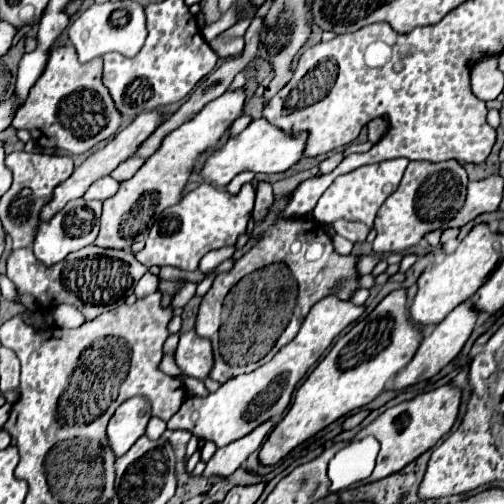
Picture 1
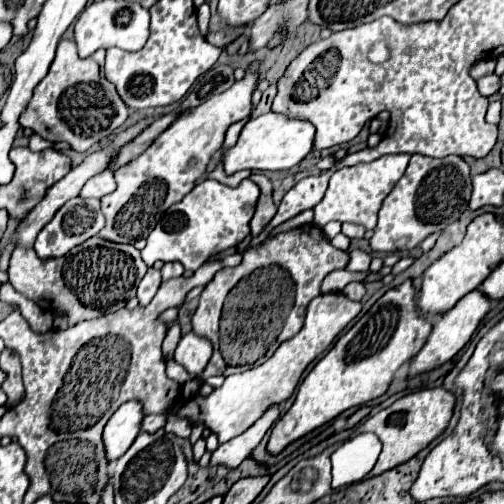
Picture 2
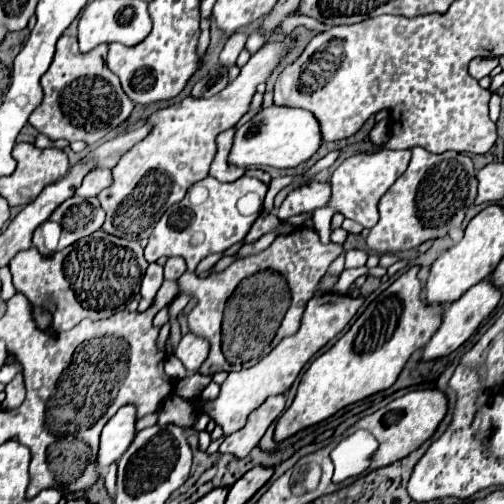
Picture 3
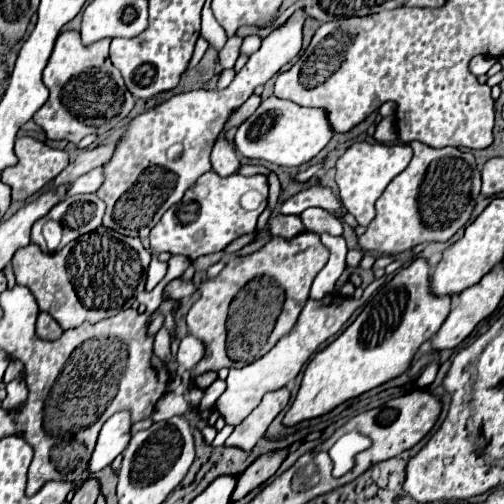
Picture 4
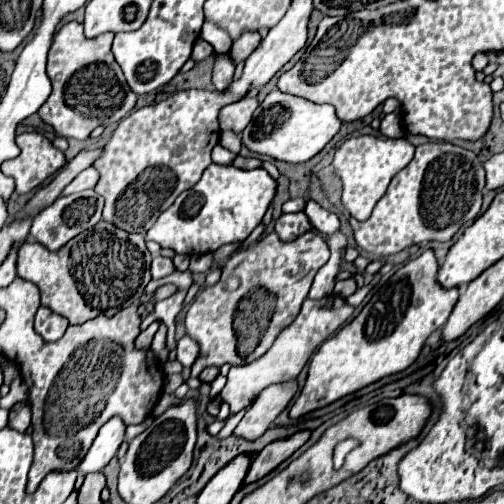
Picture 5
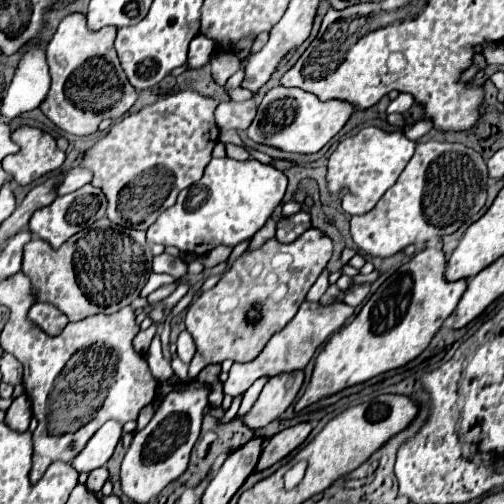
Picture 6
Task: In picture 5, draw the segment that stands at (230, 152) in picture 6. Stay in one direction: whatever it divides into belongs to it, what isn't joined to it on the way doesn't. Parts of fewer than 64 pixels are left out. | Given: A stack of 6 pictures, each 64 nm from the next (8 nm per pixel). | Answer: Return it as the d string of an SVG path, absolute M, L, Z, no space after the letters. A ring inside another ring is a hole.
M240 154L236 155L236 158L233 162L234 166L242 168L244 170L251 170L252 168L262 168L262 163L256 158L245 158Z

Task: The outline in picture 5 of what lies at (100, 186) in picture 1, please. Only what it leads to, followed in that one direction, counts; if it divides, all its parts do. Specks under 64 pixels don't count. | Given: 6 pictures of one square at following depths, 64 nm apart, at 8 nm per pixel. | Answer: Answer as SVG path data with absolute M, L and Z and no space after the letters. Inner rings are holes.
M86 168L86 170L82 170L82 172L64 188L62 194L74 194L74 192L80 192L80 190L84 190L84 188L94 188L96 180L98 180L96 170L94 170L94 168Z

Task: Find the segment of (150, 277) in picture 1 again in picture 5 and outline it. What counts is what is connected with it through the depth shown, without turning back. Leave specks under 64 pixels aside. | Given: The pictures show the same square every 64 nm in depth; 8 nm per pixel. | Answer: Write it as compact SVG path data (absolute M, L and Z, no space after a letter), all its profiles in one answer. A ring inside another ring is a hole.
M156 256L152 260L152 278L162 278L168 276L176 270L176 266L172 264L172 258L164 258L164 256Z

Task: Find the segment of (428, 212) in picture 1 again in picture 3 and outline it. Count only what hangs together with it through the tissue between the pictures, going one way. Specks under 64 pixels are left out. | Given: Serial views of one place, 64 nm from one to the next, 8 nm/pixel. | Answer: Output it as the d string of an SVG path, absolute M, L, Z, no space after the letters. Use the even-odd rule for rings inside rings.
M412 148L410 166L378 202L380 220L366 236L366 246L378 254L392 254L448 236L452 228L462 224L468 208L476 200L476 194L476 170L468 154L452 150L432 154L424 148Z

